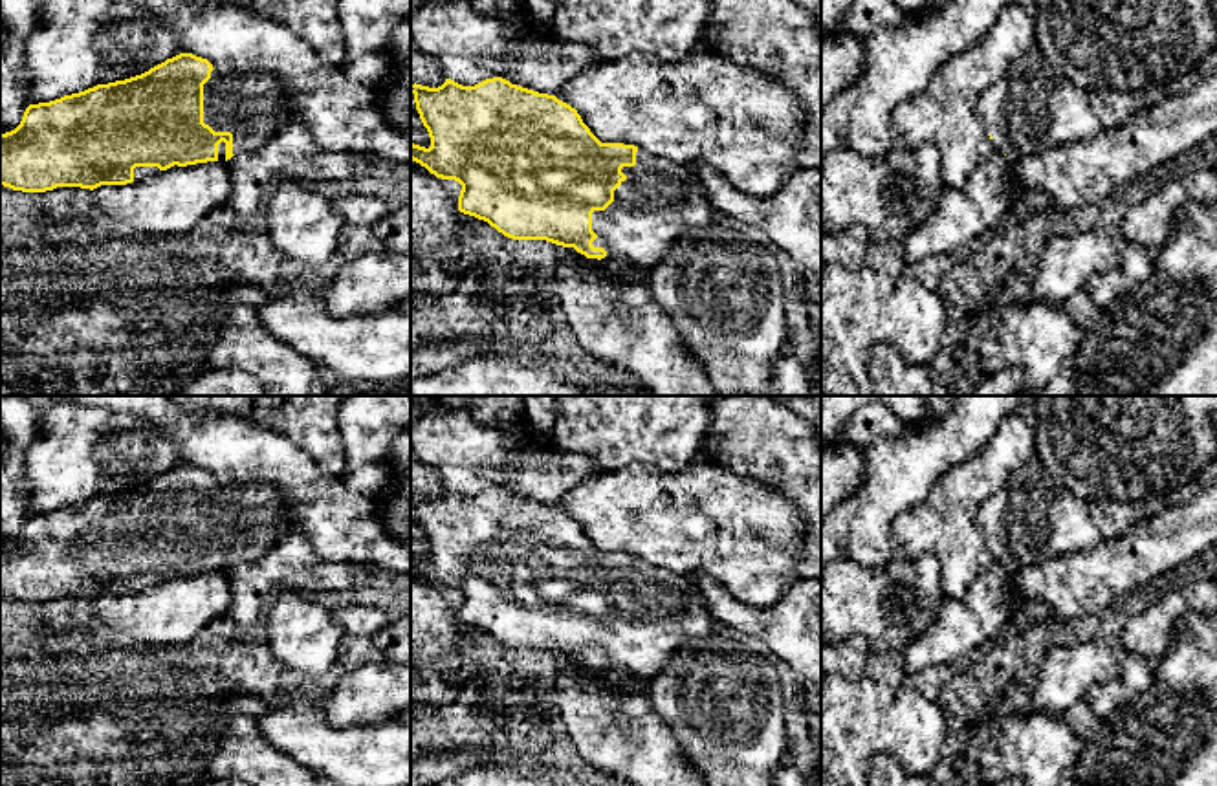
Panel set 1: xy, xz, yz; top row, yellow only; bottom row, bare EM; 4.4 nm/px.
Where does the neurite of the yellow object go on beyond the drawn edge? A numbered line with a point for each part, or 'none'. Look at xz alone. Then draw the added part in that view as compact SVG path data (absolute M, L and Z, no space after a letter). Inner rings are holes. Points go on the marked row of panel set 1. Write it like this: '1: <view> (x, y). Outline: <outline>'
1: xz (658, 202). Outline: M638 148L636 165L623 167L625 181L614 191L614 202L605 211L592 213L594 247L619 255L636 266L656 266L687 231L713 225L720 214L707 202L696 176L678 163Z

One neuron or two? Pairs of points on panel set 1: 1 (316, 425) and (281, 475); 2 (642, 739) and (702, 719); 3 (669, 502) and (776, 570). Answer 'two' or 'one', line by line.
1: two
2: two
3: one

